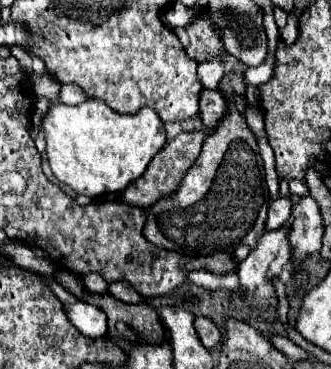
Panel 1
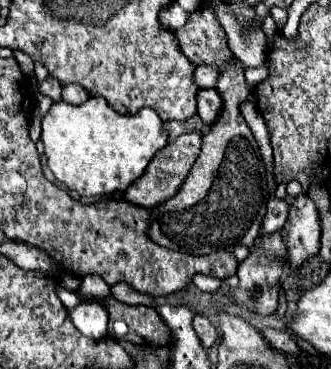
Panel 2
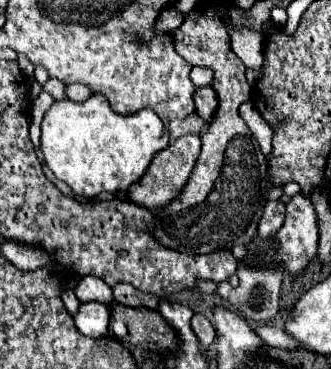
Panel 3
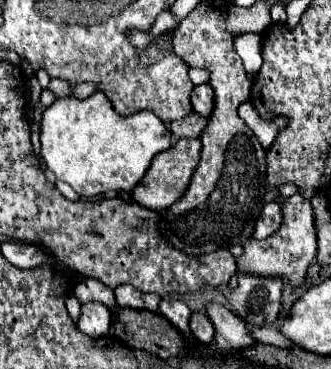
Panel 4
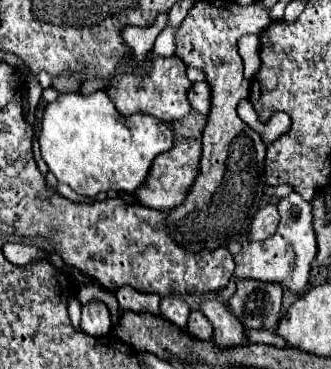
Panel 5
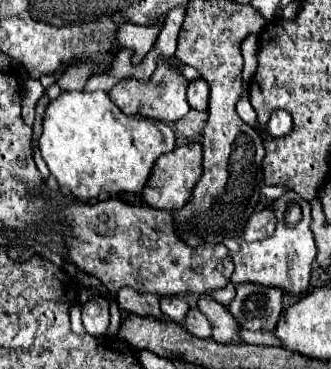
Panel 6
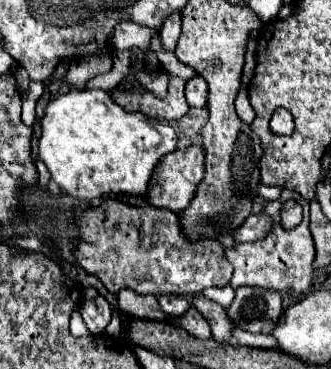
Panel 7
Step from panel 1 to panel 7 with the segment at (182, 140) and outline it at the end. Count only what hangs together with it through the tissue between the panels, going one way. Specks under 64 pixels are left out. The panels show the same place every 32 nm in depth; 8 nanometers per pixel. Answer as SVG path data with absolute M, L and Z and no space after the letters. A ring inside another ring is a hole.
M188 146L184 150L176 150L170 156L162 158L160 164L154 168L148 186L148 200L156 208L168 208L178 214L194 198L196 186L202 182L202 176L204 176L204 150L200 146Z

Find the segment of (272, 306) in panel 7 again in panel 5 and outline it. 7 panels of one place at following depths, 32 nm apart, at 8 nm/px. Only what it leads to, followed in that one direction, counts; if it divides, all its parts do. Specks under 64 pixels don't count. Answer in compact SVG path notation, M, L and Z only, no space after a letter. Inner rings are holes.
M238 280L234 296L228 300L230 312L244 328L276 328L282 308L280 284L256 284L252 280Z

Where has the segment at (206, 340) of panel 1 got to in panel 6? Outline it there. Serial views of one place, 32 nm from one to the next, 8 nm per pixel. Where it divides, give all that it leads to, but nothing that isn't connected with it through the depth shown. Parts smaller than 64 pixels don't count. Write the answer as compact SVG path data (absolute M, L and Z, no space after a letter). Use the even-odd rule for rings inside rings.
M196 308L188 310L188 314L186 314L186 318L184 318L184 328L186 328L190 334L198 336L198 338L210 338L210 334L212 334L206 316L200 314Z

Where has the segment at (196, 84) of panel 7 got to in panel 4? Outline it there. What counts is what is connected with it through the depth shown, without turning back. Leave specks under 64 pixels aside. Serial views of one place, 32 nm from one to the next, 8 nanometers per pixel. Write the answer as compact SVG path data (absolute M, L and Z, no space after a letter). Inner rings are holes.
M208 84L194 86L194 90L190 94L190 102L192 102L194 112L208 118L208 112L212 112L212 88Z

